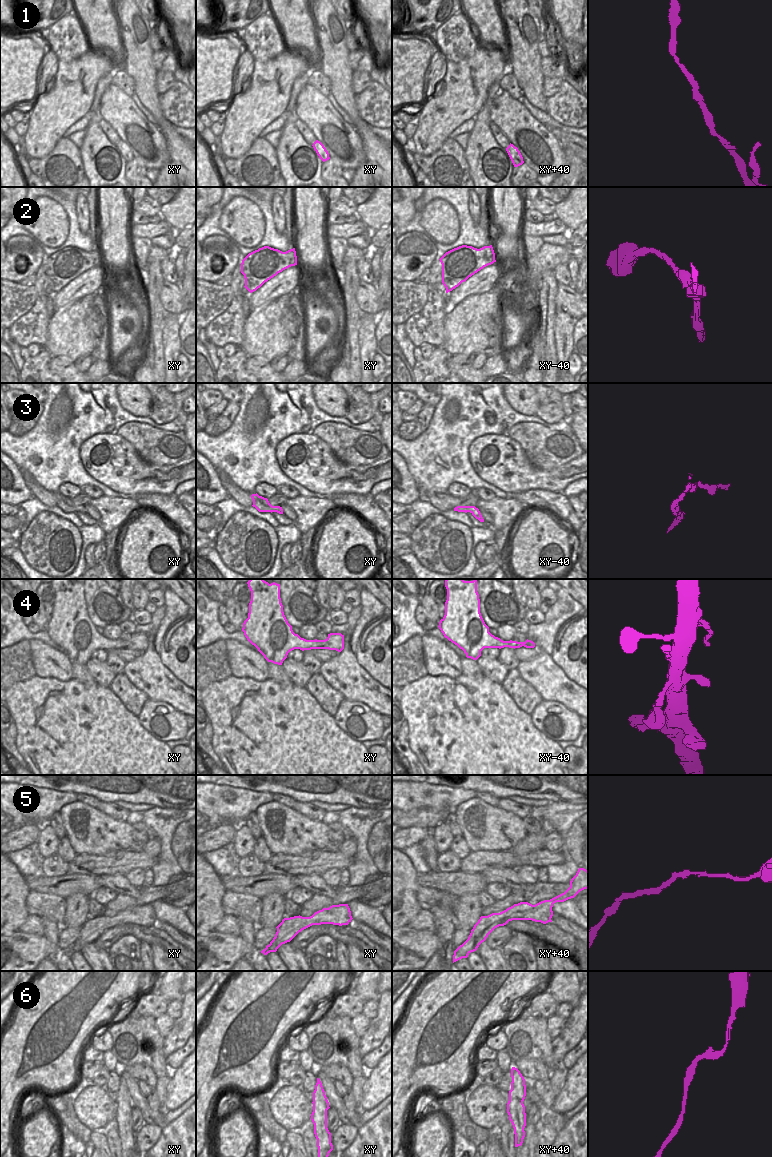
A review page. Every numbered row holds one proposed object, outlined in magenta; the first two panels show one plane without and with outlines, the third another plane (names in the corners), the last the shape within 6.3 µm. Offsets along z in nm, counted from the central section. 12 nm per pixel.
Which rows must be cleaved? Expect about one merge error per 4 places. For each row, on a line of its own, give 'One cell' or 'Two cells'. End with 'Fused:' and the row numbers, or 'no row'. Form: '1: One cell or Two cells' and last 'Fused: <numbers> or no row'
1: One cell
2: Two cells
3: Two cells
4: One cell
5: One cell
6: One cell
Fused: 2, 3

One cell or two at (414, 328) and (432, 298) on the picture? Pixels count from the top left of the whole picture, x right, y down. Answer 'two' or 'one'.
one

